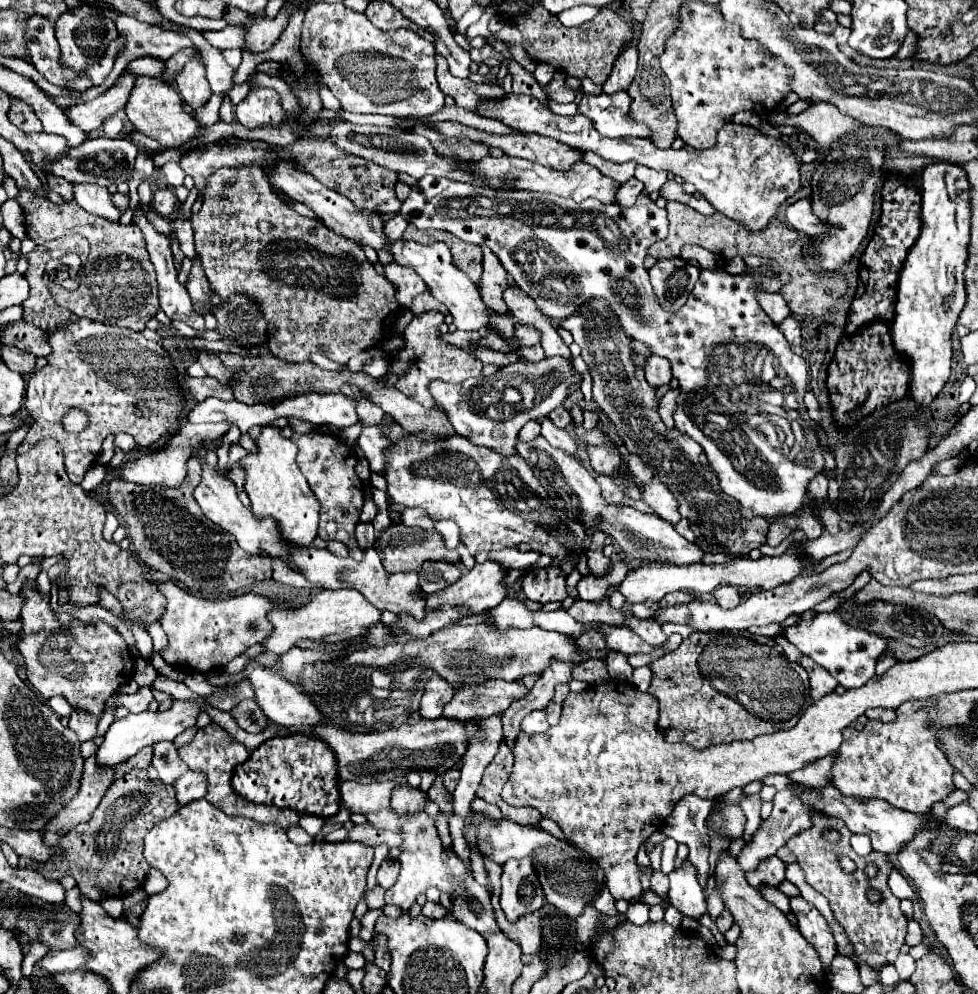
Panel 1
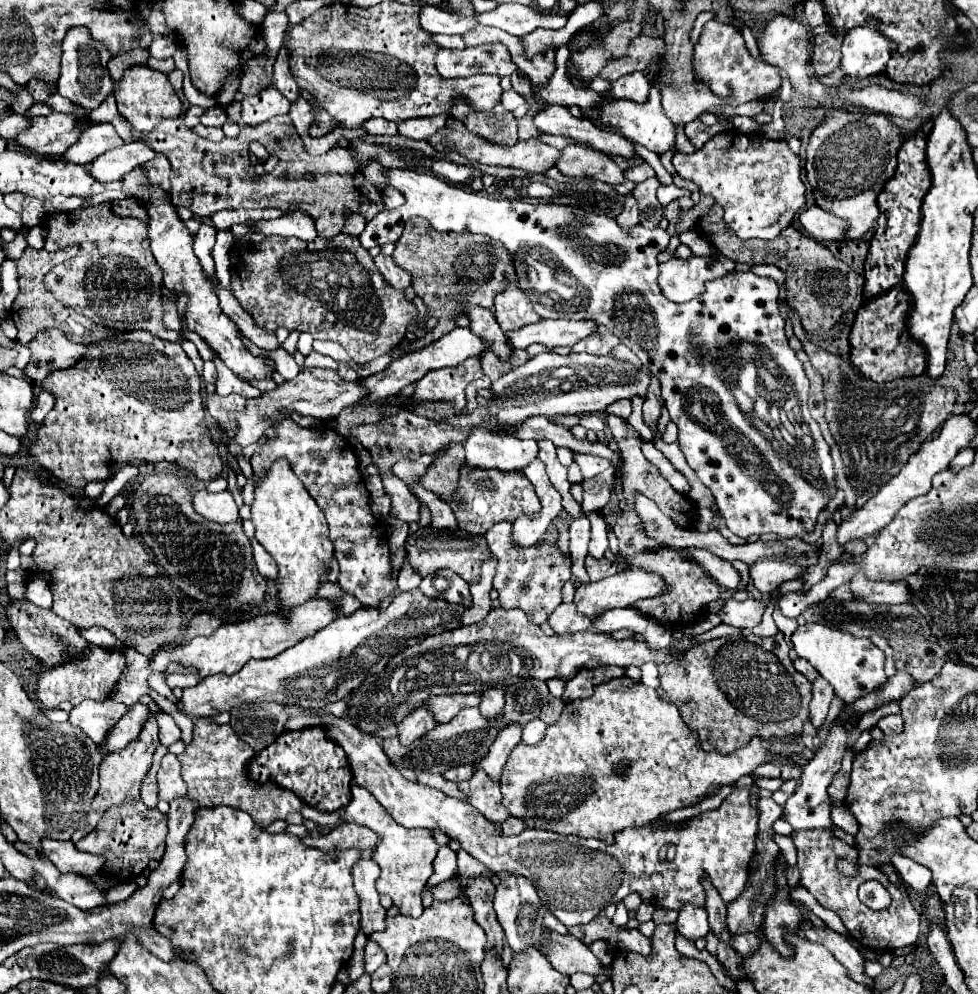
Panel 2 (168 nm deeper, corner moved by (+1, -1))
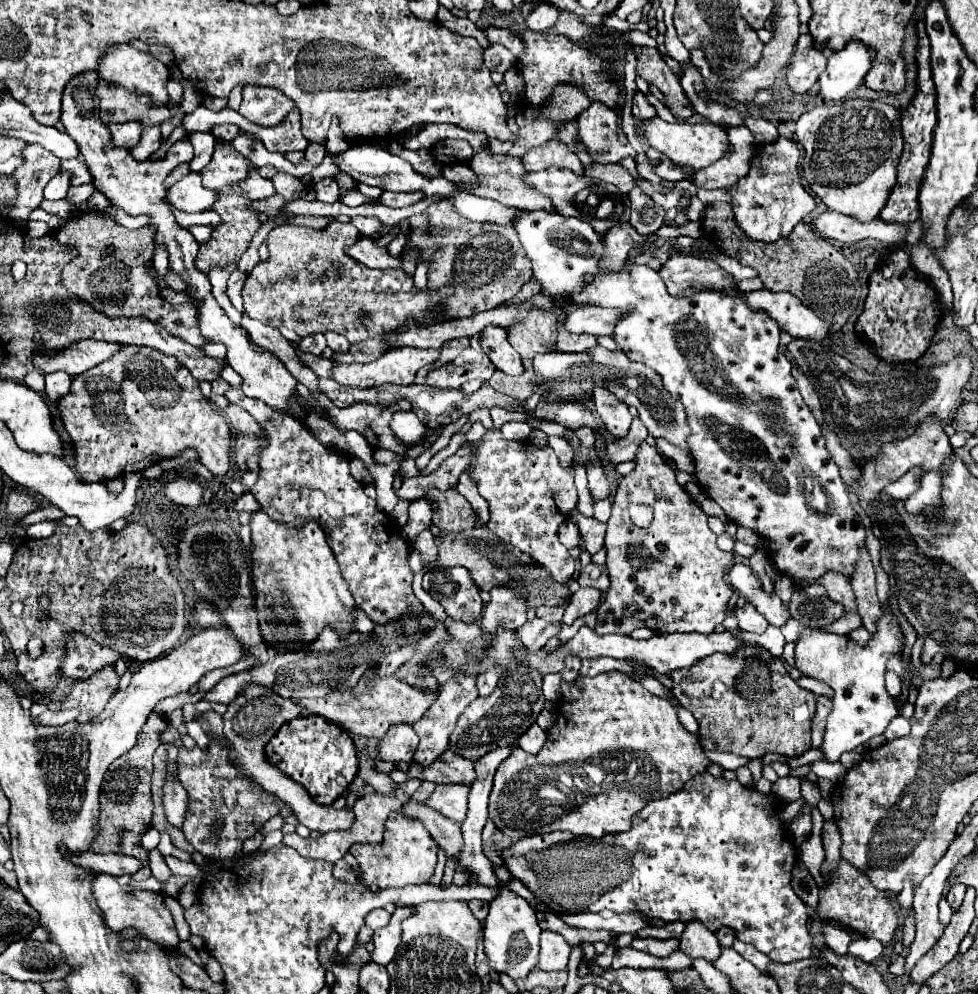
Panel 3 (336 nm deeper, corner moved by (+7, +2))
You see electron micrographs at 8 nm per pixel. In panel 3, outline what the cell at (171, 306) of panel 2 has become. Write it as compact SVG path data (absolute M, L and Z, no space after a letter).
M160 245L155 248L153 263L156 271L158 272L158 282L162 287L166 286L165 275L168 272L168 253L165 247Z

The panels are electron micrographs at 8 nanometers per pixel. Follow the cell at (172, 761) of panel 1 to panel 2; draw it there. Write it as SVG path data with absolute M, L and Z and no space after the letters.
M173 754L163 756L161 768L157 774L157 782L159 782L159 798L161 800L173 802L187 794L185 782L181 778L181 764L179 764L177 756L173 756Z

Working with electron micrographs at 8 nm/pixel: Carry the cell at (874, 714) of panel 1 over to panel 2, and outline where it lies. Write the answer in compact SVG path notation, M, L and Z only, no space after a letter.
M885 716L877 724L885 734L899 734L903 730L903 718L901 716Z

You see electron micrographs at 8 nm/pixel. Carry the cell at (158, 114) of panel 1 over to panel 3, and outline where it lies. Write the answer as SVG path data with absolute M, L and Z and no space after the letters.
M119 45L115 49L111 49L109 55L103 57L103 65L97 67L99 77L107 83L107 85L115 85L115 87L123 87L125 91L133 91L133 93L145 93L149 95L153 105L167 105L169 95L167 95L167 81L169 81L169 67L163 65L161 61L157 61L155 57L151 57L149 53L141 53L137 49L133 49L131 45Z

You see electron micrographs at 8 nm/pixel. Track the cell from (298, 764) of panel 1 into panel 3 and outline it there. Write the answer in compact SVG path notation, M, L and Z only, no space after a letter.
M319 715L299 717L285 723L267 743L265 757L273 767L303 785L321 805L331 805L341 797L357 775L357 755L351 737L339 725Z

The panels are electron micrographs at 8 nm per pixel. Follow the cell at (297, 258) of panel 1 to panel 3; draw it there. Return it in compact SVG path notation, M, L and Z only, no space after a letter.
M335 221L327 225L327 229L317 231L311 227L295 227L295 225L281 225L275 227L267 235L267 249L269 259L255 265L251 273L247 273L247 281L243 287L243 305L245 315L257 319L261 323L281 323L293 329L299 337L307 337L311 333L325 333L335 331L347 337L349 343L357 343L361 339L371 339L375 335L393 333L399 325L405 323L407 317L413 317L419 323L419 315L433 307L439 301L439 295L425 291L417 291L413 279L407 277L403 271L377 271L363 267L353 257L345 253L345 249L359 239L359 231L349 221Z

